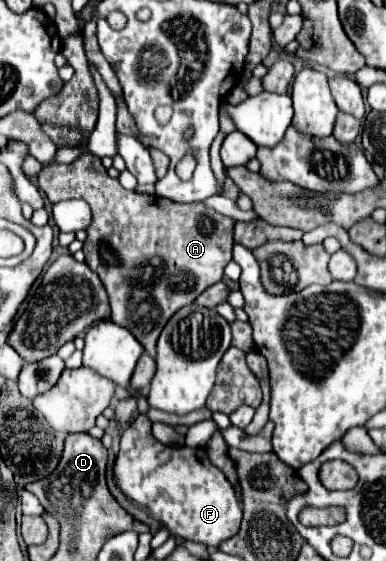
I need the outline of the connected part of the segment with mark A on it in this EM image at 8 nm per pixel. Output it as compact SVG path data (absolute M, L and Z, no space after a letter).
M82 155L70 165L54 165L42 169L38 175L38 185L52 204L64 199L82 199L90 205L92 223L86 229L88 237L84 241L86 263L94 273L98 273L108 291L112 321L126 327L144 345L150 357L156 357L156 341L166 321L178 309L192 305L204 289L222 279L224 267L232 259L234 221L212 209L206 209L202 203L186 205L166 201L158 195L140 195L136 191L126 191L118 179L112 179L106 173L100 157L96 155Z

